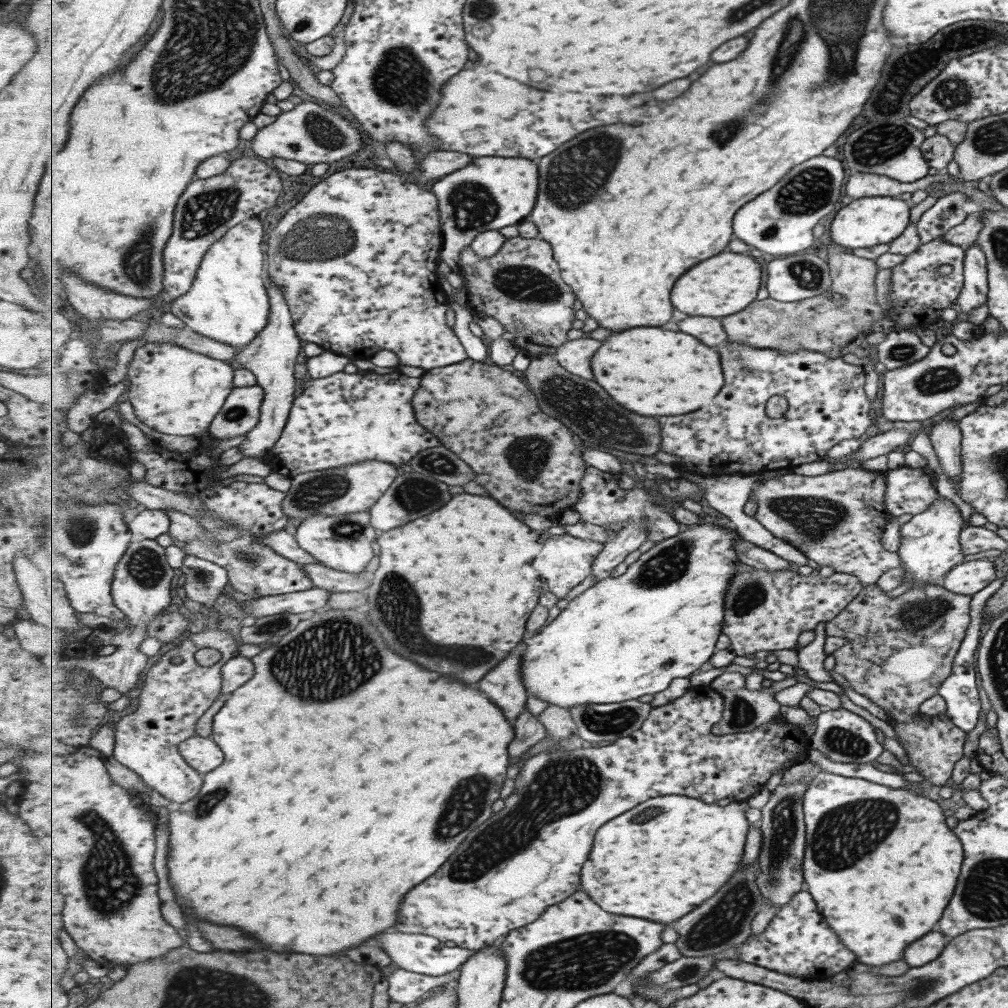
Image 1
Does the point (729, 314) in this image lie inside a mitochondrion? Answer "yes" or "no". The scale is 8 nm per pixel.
no

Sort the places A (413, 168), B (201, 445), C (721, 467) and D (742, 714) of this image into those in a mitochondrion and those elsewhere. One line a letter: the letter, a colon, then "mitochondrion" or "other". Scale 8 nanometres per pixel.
A: other
B: other
C: other
D: mitochondrion

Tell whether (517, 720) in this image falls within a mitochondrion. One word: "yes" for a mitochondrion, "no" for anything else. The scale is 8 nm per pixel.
no

